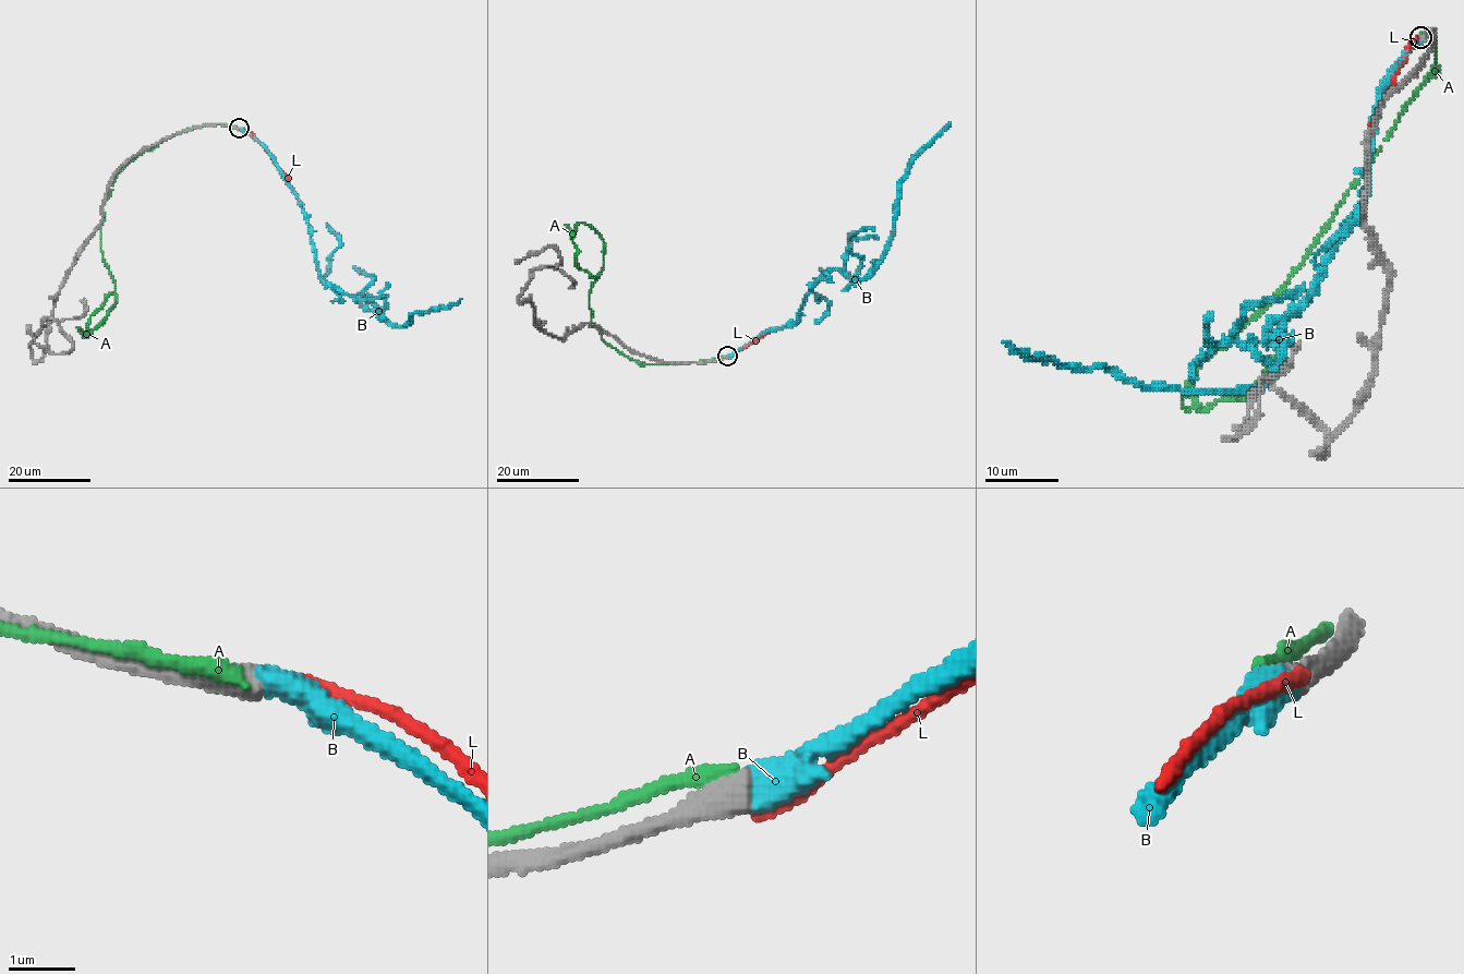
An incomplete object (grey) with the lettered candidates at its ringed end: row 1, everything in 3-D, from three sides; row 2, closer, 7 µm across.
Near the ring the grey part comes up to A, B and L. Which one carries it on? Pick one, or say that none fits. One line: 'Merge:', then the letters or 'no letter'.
Merge: B

